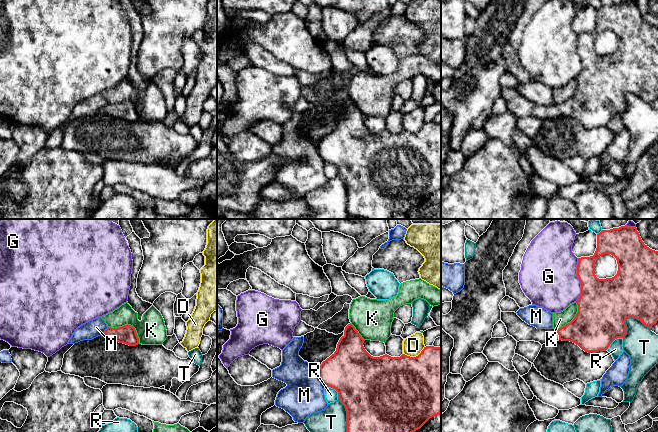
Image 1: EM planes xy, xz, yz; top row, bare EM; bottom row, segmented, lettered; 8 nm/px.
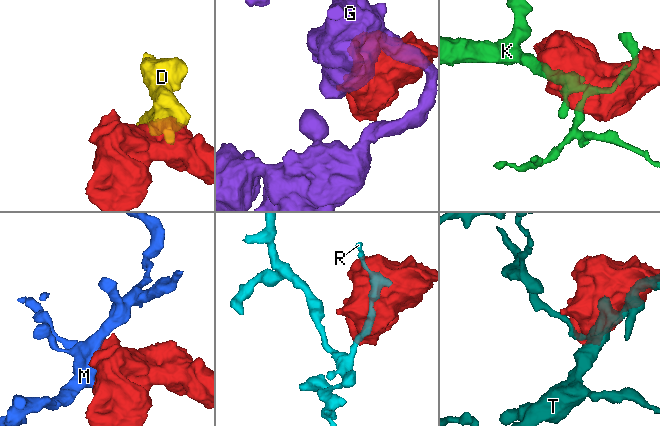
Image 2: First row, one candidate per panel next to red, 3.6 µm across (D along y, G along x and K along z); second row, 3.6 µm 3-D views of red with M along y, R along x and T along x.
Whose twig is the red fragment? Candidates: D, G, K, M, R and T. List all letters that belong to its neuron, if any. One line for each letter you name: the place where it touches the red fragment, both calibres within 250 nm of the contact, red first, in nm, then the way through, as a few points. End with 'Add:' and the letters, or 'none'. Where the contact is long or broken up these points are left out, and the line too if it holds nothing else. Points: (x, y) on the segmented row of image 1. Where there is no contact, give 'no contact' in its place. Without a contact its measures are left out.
Add: none

